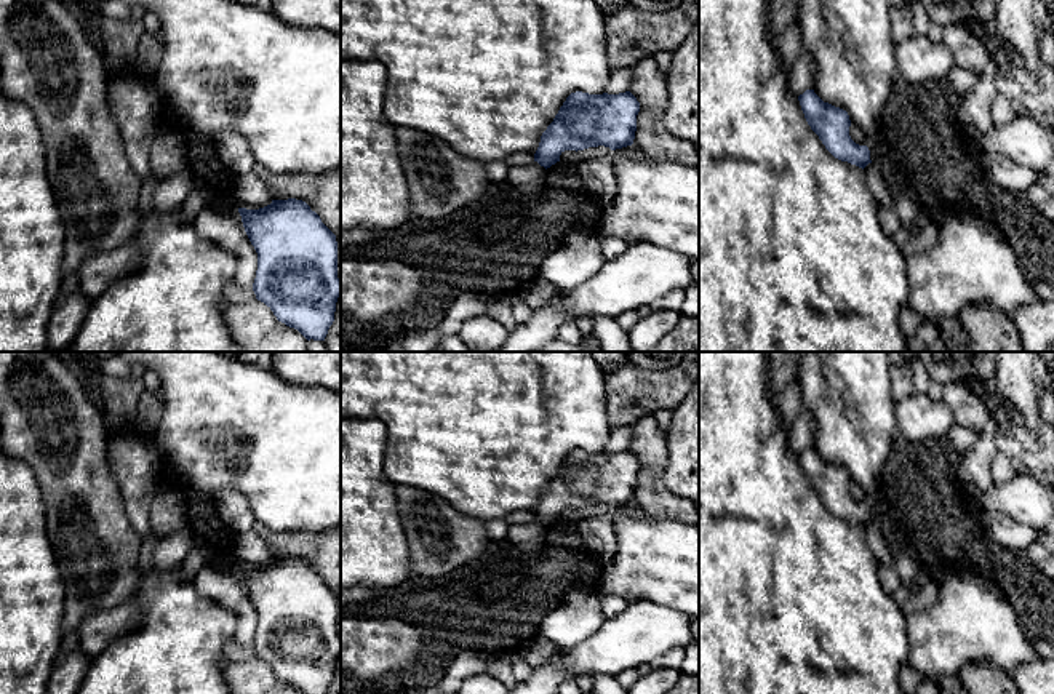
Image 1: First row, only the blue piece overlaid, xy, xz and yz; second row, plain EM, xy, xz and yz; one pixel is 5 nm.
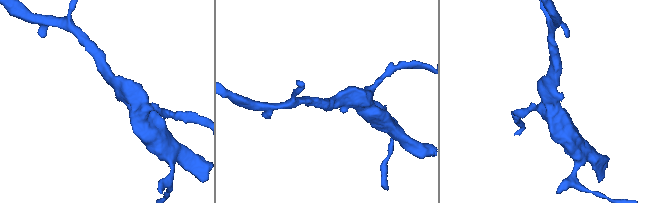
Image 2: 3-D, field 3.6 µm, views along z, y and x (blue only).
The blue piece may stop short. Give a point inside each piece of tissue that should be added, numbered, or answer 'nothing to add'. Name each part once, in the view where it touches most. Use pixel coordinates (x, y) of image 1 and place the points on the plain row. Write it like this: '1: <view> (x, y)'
nothing to add

